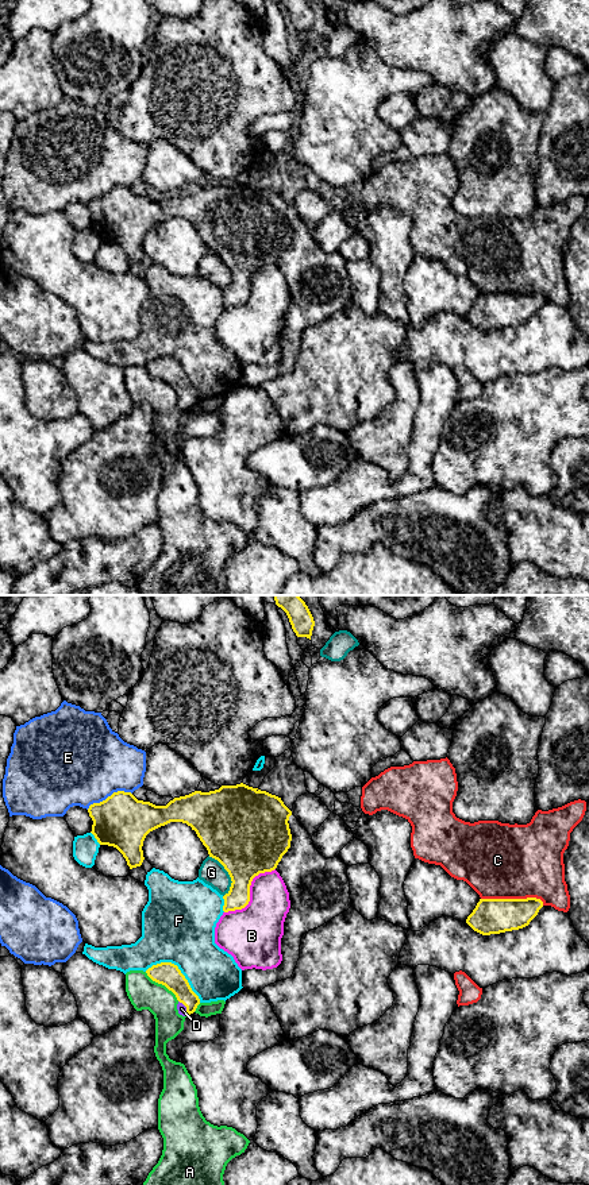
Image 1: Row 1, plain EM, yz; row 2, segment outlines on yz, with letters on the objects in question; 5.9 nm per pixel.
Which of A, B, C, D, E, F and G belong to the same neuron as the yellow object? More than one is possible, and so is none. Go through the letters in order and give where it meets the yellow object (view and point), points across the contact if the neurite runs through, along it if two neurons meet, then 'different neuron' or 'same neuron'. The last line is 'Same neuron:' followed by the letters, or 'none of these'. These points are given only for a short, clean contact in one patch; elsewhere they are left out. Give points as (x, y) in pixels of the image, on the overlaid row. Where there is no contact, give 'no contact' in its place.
A: meets yellow in yz at (162, 984); different neuron
B: meets yellow in yz at (249, 892); different neuron
C: meets yellow in yz at (514, 899); different neuron
D: meets yellow in yz at (185, 1006); runs through yz (166, 973), (181, 988), (185, 1006), (181, 1008); same neuron
E: meets yellow in yz at (108, 796); different neuron
F: meets yellow in yz at (177, 968); different neuron
G: meets yellow in yz at (228, 873); different neuron
Same neuron: D

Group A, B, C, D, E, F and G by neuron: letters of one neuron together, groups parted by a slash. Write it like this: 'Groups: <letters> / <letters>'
Groups: A / B / C F / D / E / G

